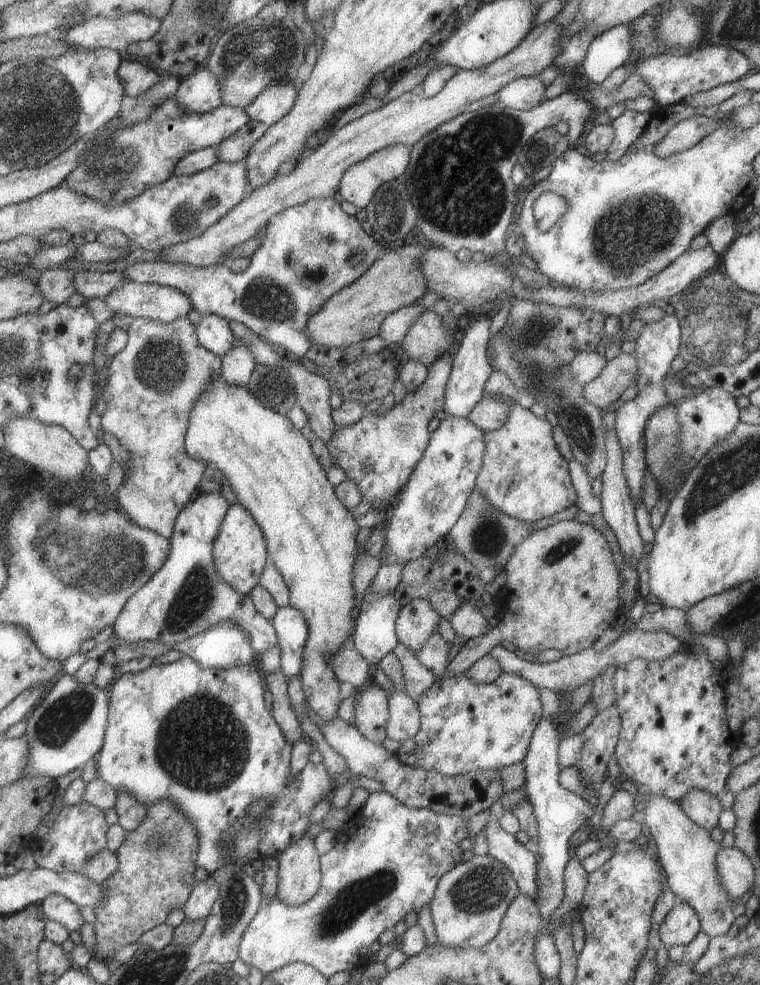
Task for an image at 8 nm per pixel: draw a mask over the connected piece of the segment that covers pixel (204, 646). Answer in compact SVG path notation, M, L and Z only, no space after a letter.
M217 622L211 628L207 628L205 632L195 634L187 640L173 643L170 648L179 650L182 655L189 656L203 668L237 668L237 666L251 663L253 655L256 654L256 651L249 644L249 636L239 626L235 626L231 622Z

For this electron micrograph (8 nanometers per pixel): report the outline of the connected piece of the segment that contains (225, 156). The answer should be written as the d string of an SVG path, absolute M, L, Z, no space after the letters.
M249 119L245 126L241 126L231 136L227 136L225 140L216 144L217 160L223 162L244 160L251 146L267 132L267 129L268 125L263 124L263 122L255 122Z

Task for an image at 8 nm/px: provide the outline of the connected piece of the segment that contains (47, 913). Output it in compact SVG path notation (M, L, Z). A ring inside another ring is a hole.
M50 894L39 902L44 918L63 924L68 932L79 931L84 920L79 913L79 907L67 900L61 894Z

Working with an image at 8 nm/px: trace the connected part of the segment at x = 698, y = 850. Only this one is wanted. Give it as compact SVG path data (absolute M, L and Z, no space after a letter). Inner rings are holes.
M636 791L638 806L644 814L643 823L649 828L649 834L657 848L657 861L665 871L666 883L677 896L677 901L688 904L697 913L700 931L710 938L725 935L735 919L733 907L735 901L719 886L719 876L715 870L715 854L721 850L719 842L709 836L709 832L697 826L679 806L657 794L641 795Z

